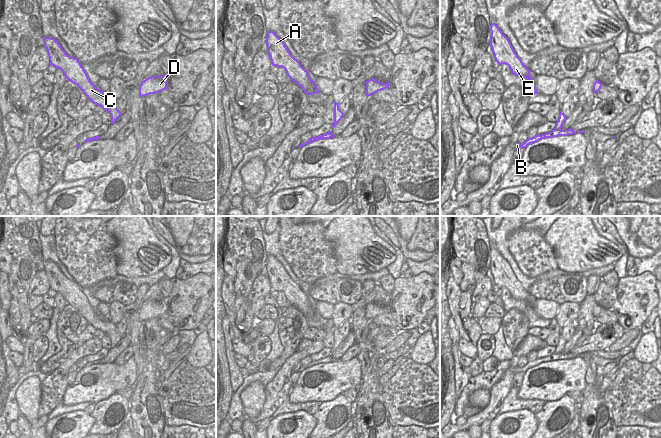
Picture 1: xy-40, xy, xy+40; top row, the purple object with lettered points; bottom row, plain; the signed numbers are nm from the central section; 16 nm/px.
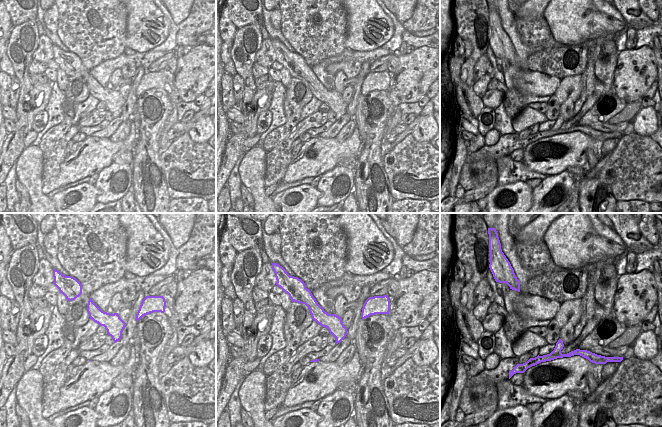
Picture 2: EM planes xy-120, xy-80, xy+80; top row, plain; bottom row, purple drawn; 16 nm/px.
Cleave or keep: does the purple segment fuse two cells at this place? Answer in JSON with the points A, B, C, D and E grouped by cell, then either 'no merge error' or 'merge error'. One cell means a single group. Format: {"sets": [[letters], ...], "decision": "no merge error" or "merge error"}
{"sets": [["A", "B", "C", "D", "E"]], "decision": "no merge error"}

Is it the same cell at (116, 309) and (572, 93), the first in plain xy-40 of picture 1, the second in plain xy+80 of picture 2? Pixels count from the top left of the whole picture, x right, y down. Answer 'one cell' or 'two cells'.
one cell

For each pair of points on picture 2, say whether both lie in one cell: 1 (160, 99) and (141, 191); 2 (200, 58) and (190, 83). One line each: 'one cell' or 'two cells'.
1: one cell
2: one cell

